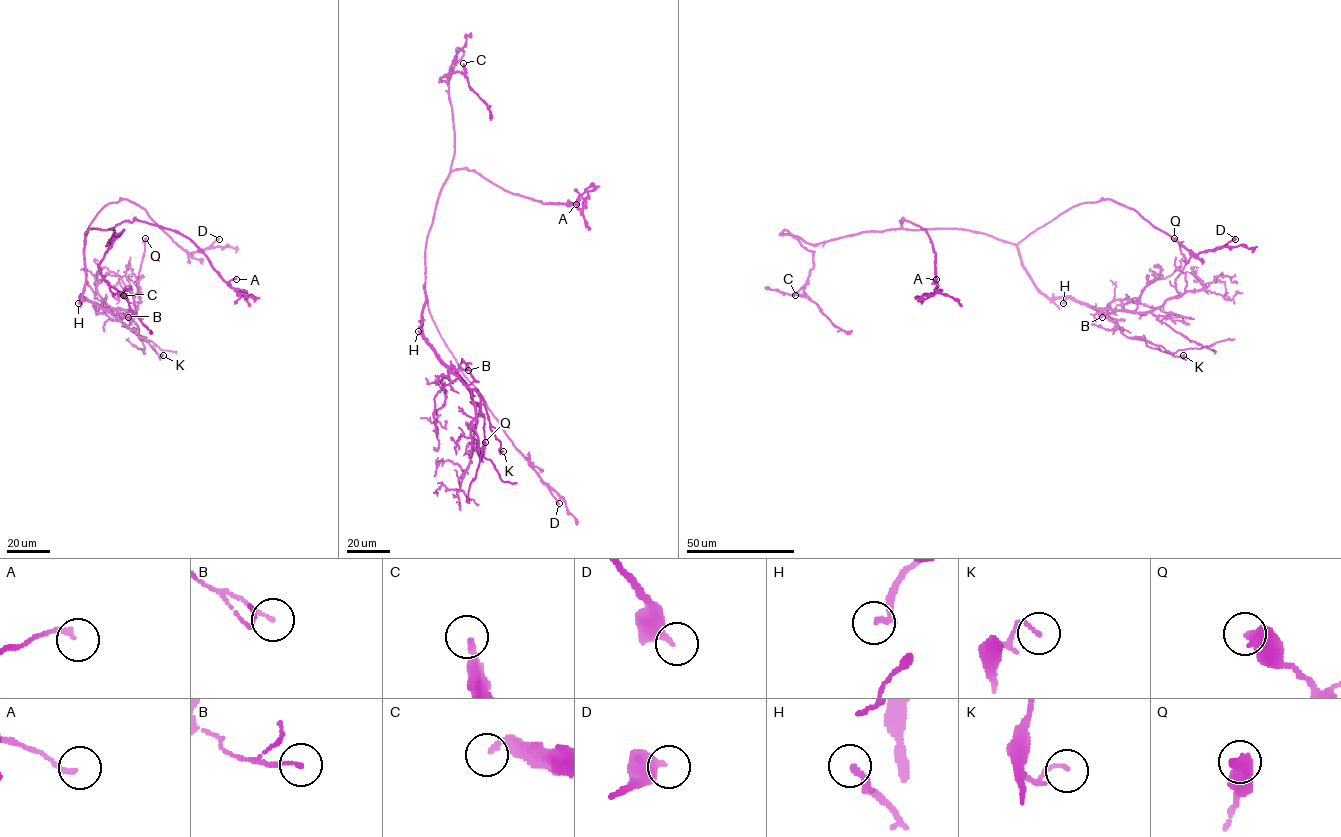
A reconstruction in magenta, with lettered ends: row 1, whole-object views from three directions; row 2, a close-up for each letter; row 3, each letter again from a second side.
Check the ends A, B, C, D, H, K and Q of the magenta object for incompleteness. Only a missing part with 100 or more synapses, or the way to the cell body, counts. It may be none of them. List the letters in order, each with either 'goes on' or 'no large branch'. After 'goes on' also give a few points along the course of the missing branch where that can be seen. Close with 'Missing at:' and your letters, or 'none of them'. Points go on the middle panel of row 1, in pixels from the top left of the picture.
A: no large branch
B: no large branch
C: no large branch
D: no large branch
H: goes on
K: no large branch
Q: no large branch
Missing at: H

